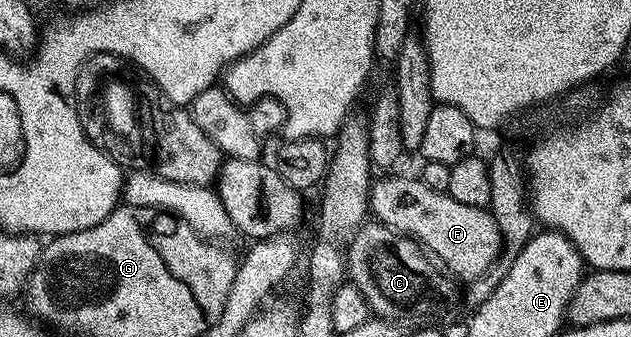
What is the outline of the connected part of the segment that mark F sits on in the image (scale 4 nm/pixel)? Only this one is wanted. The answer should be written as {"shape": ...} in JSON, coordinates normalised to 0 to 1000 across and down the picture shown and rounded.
{"shape":[[[618,522],[613,534],[594,531],[586,564],[586,629],[597,662],[669,727],[721,834],[743,837],[761,825],[797,745],[796,697],[777,626],[735,611],[735,599],[723,599],[723,588],[710,573],[672,552],[667,528]]]}

